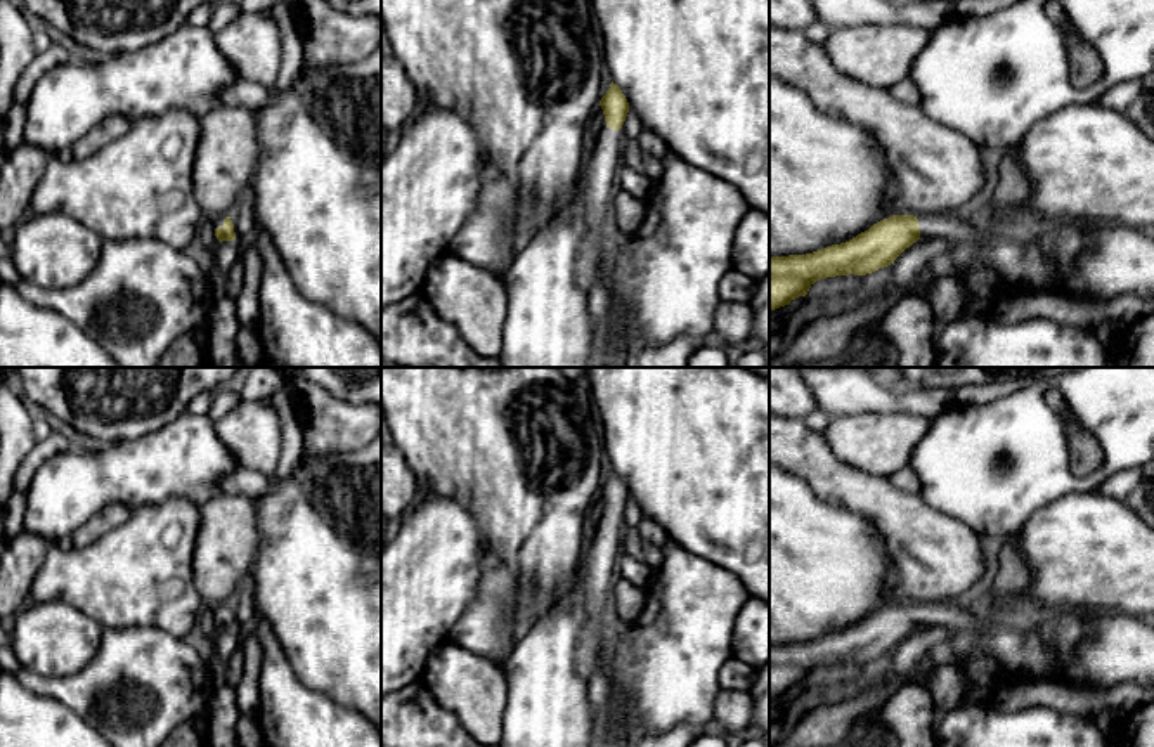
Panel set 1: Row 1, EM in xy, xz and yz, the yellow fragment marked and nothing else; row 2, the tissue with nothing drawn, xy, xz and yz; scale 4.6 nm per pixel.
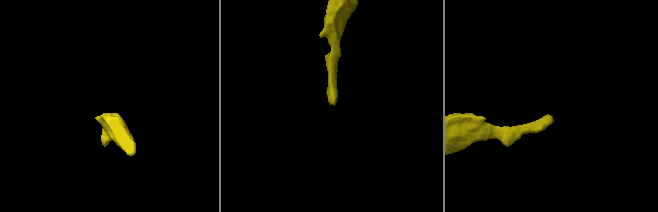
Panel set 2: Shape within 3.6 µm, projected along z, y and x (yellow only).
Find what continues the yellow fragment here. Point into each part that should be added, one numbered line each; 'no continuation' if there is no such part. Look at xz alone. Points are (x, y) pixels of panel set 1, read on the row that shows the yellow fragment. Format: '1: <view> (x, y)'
1: xz (548, 324)

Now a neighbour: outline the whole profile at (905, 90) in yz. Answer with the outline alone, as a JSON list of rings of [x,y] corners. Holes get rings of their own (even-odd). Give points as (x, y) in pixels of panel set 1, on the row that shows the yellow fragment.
[[[910,76],[894,83],[889,88],[889,94],[896,101],[904,102],[904,104],[915,104],[917,106],[920,102],[920,92]]]

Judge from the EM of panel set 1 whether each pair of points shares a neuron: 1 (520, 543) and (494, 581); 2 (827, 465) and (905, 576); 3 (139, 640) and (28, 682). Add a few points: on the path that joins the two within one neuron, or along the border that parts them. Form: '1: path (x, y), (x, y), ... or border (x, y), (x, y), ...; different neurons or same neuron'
1: border (482, 550), (491, 550), (508, 567), (525, 600); different neurons
2: path (856, 491), (905, 538), (905, 546); same neuron
3: path (111, 668), (94, 685), (56, 685); same neuron

